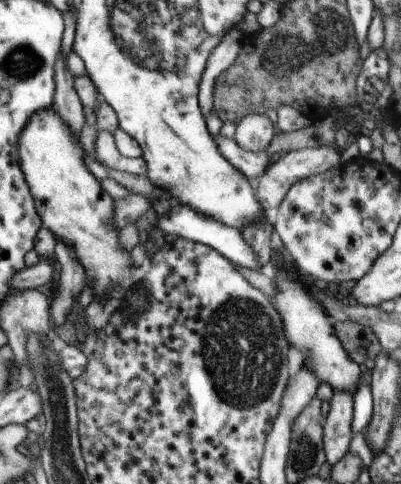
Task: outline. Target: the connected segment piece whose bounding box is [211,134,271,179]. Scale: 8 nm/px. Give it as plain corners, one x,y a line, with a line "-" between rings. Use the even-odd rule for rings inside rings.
220,134
211,136
215,138
215,146
218,146
219,154
235,167
246,179
259,177
270,166
271,155
267,152
248,152
238,146
233,138
227,138

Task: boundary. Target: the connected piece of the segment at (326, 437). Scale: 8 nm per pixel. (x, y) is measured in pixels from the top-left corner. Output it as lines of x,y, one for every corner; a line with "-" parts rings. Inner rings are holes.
332,390
329,410
322,427
322,448
329,465
345,456
351,441
352,395
351,392

